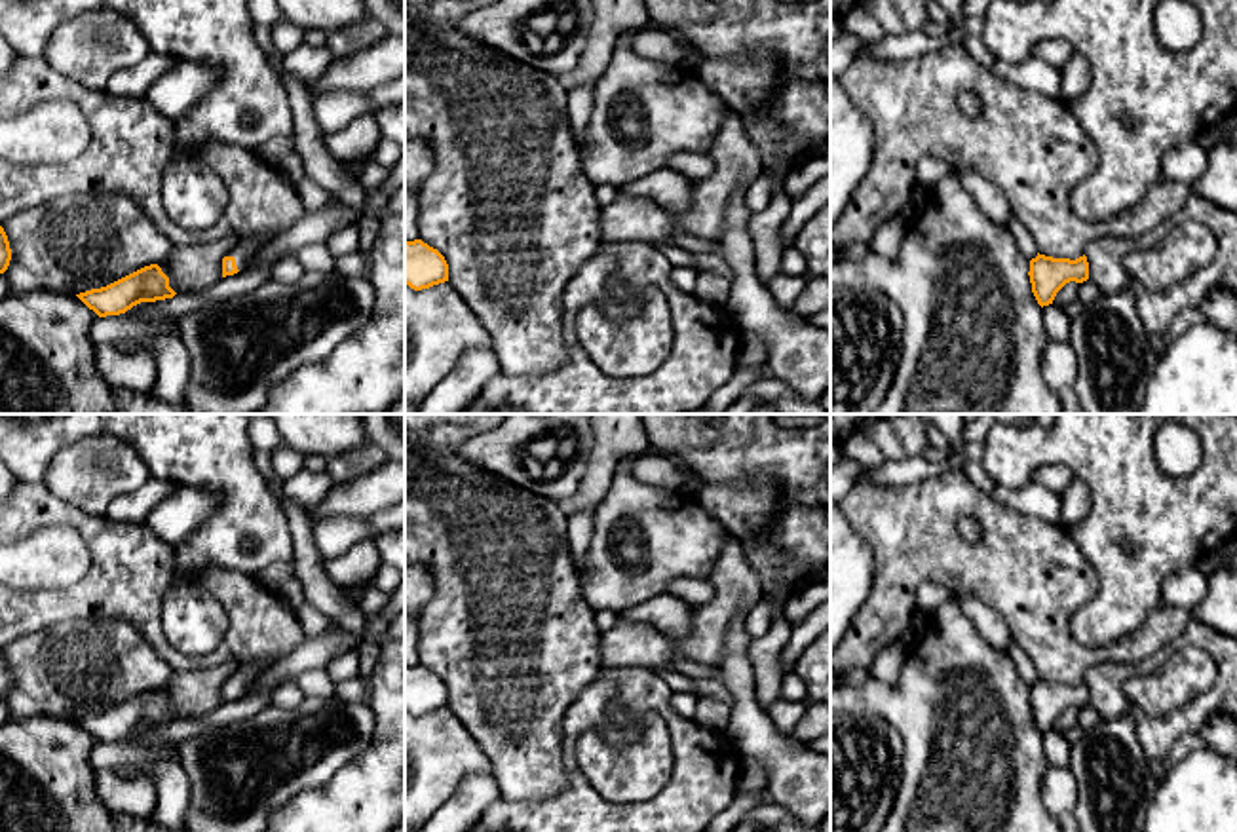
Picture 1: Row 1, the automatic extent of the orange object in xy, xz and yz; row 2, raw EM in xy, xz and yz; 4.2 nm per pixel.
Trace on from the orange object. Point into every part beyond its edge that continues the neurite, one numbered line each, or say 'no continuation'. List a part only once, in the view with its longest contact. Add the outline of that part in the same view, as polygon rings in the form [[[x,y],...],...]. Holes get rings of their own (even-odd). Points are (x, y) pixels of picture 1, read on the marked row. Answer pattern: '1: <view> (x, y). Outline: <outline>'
1: xy (247, 249). Outline: [[[264,234],[260,237],[247,239],[239,243],[239,247],[232,251],[228,256],[234,256],[238,270],[243,272],[249,266],[249,262],[255,258],[257,251],[262,245],[266,245],[272,237],[276,237],[276,234]]]

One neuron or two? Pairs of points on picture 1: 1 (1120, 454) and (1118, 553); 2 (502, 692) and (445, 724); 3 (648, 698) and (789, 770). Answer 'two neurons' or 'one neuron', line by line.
1: one neuron
2: two neurons
3: two neurons

